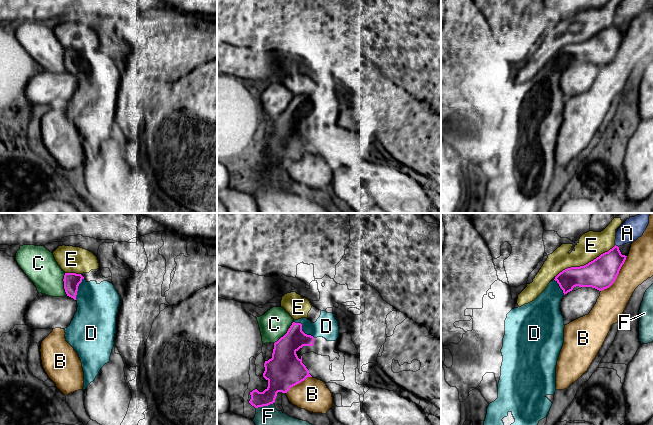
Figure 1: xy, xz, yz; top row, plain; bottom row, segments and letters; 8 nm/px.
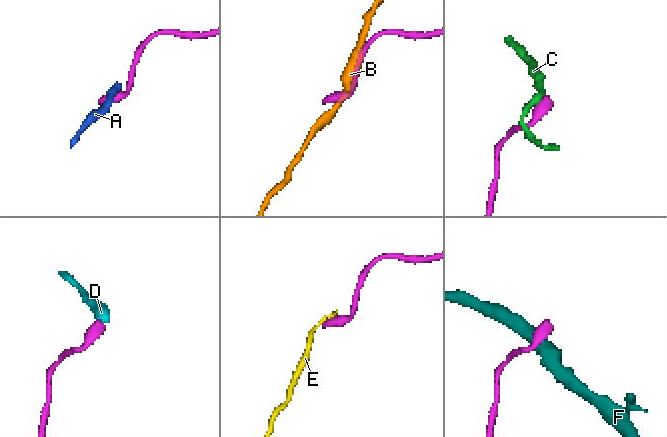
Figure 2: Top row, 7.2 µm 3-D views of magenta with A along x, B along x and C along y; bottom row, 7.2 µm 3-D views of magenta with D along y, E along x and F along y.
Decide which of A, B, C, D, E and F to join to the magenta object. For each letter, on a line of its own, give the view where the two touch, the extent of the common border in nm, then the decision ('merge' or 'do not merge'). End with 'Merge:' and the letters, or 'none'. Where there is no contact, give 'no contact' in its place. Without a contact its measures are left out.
A: yz | 40 nm | do not merge
B: yz | 360 nm | do not merge
C: xz | 240 nm | do not merge
D: xz | 220 nm | merge
E: yz | 550 nm | do not merge
F: xz | 150 nm | do not merge
Merge: D

